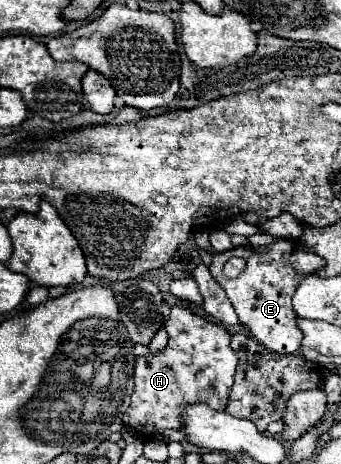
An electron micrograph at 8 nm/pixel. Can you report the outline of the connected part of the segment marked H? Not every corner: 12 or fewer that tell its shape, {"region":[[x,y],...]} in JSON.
{"region":[[172,306],[168,346],[134,362],[122,420],[138,440],[224,410],[236,354],[224,326]]}

